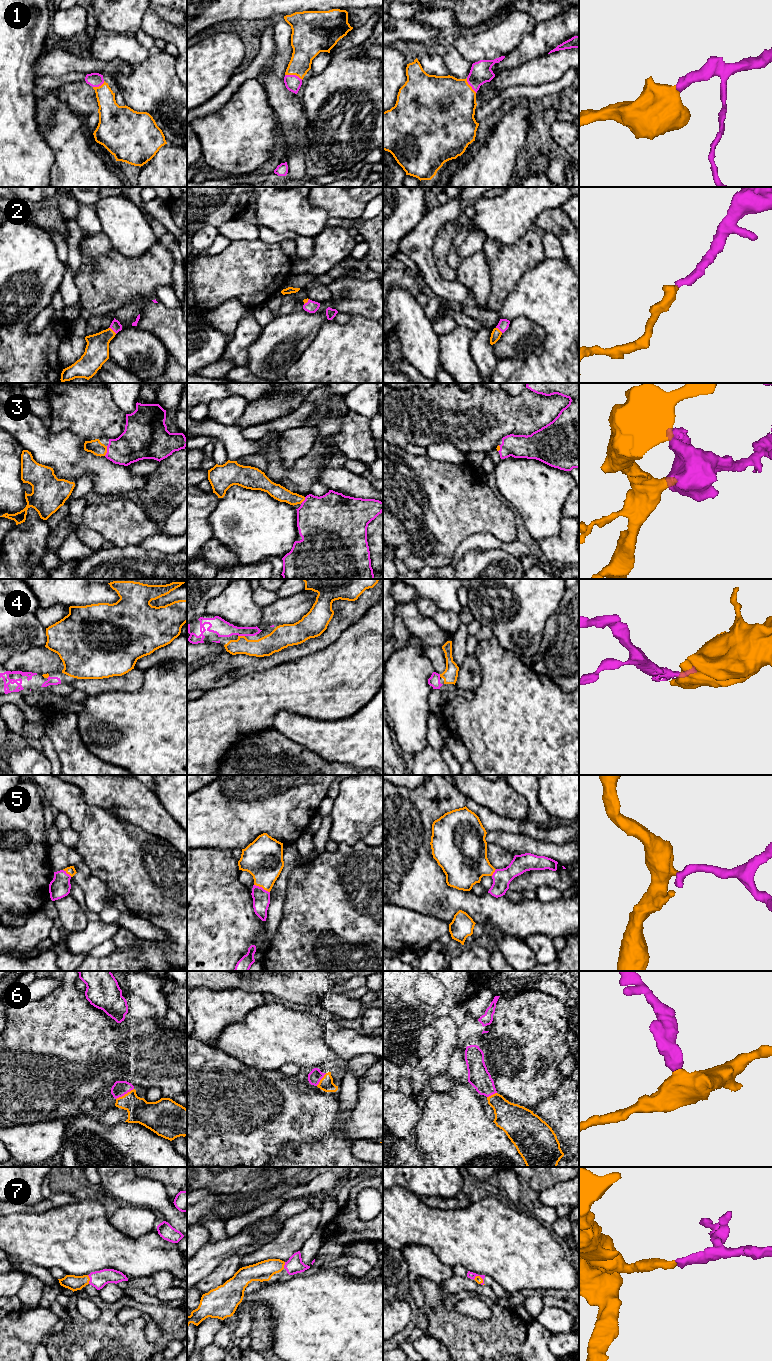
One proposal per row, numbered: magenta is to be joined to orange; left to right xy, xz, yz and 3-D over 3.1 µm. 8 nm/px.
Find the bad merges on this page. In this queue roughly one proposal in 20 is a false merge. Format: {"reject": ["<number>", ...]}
{"reject": []}

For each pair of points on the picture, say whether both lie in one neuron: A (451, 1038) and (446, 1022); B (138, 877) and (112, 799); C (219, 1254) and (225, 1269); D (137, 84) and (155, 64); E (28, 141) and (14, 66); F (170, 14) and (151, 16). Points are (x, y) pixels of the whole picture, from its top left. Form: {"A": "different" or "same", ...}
{"A": "same", "B": "different", "C": "different", "D": "same", "E": "same", "F": "different"}

